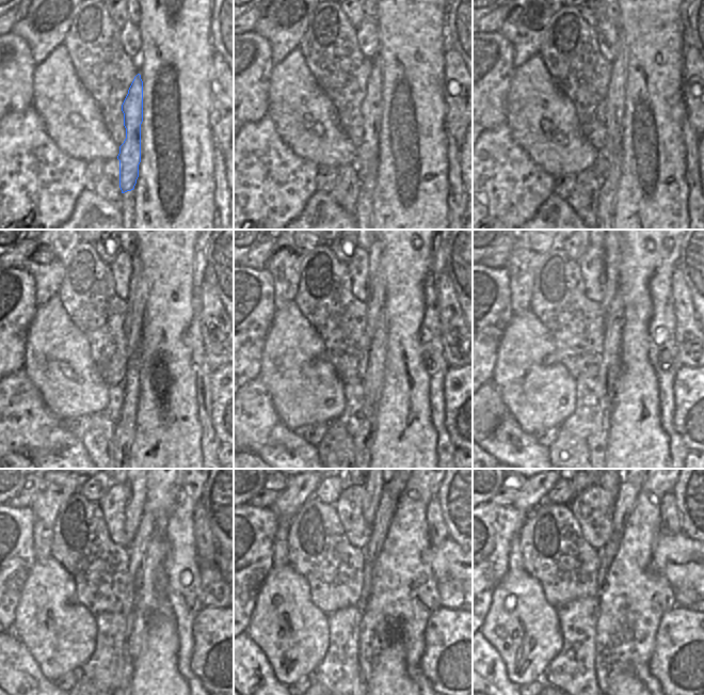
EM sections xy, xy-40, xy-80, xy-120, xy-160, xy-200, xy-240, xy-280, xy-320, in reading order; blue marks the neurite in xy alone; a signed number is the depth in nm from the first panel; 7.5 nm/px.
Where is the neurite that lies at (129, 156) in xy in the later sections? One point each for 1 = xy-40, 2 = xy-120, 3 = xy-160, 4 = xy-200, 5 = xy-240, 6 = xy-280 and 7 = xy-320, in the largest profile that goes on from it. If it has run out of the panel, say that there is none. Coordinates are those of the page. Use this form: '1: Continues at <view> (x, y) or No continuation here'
1: Continues at xy-40 (367, 154)
2: Continues at xy-120 (133, 322)
3: Continues at xy-160 (376, 282)
4: Continues at xy-200 (609, 279)
5: Continues at xy-240 (134, 490)
6: Continues at xy-280 (372, 490)
7: Continues at xy-320 (613, 490)

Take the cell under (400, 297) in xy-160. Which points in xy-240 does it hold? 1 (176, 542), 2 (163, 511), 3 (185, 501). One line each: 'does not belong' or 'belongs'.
1: does not belong
2: belongs
3: does not belong

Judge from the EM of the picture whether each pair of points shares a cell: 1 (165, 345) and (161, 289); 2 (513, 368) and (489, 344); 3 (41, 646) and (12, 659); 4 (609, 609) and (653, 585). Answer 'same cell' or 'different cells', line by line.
1: same cell
2: different cells
3: different cells
4: same cell

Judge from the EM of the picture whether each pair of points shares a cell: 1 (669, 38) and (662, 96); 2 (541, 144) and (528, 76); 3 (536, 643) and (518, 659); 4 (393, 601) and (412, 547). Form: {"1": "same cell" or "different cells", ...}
{"1": "same cell", "2": "same cell", "3": "same cell", "4": "same cell"}

